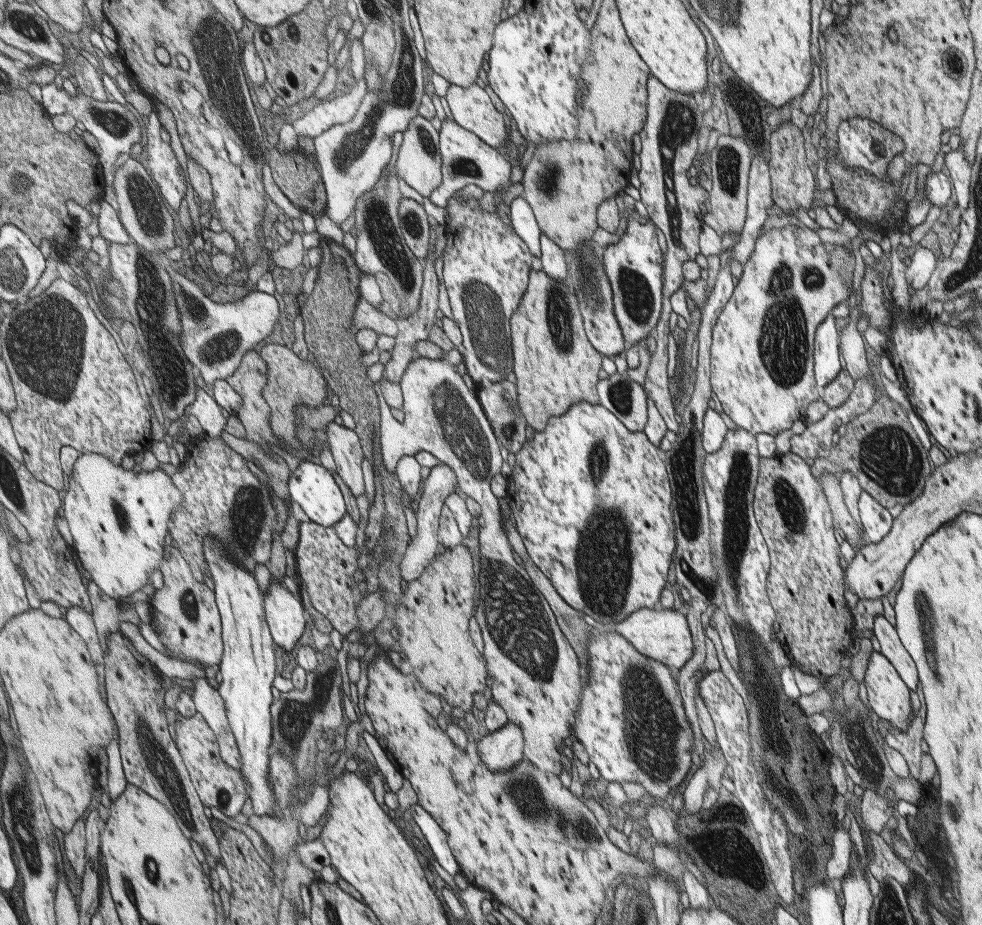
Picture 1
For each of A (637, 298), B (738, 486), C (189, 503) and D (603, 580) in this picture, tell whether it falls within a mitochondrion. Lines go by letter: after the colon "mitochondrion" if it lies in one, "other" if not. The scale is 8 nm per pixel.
A: mitochondrion
B: mitochondrion
C: other
D: mitochondrion

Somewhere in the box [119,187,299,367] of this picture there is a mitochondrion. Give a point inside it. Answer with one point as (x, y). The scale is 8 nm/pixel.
(199, 314)

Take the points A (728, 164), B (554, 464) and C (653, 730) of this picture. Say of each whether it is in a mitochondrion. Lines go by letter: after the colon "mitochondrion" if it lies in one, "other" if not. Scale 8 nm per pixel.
A: mitochondrion
B: other
C: mitochondrion

